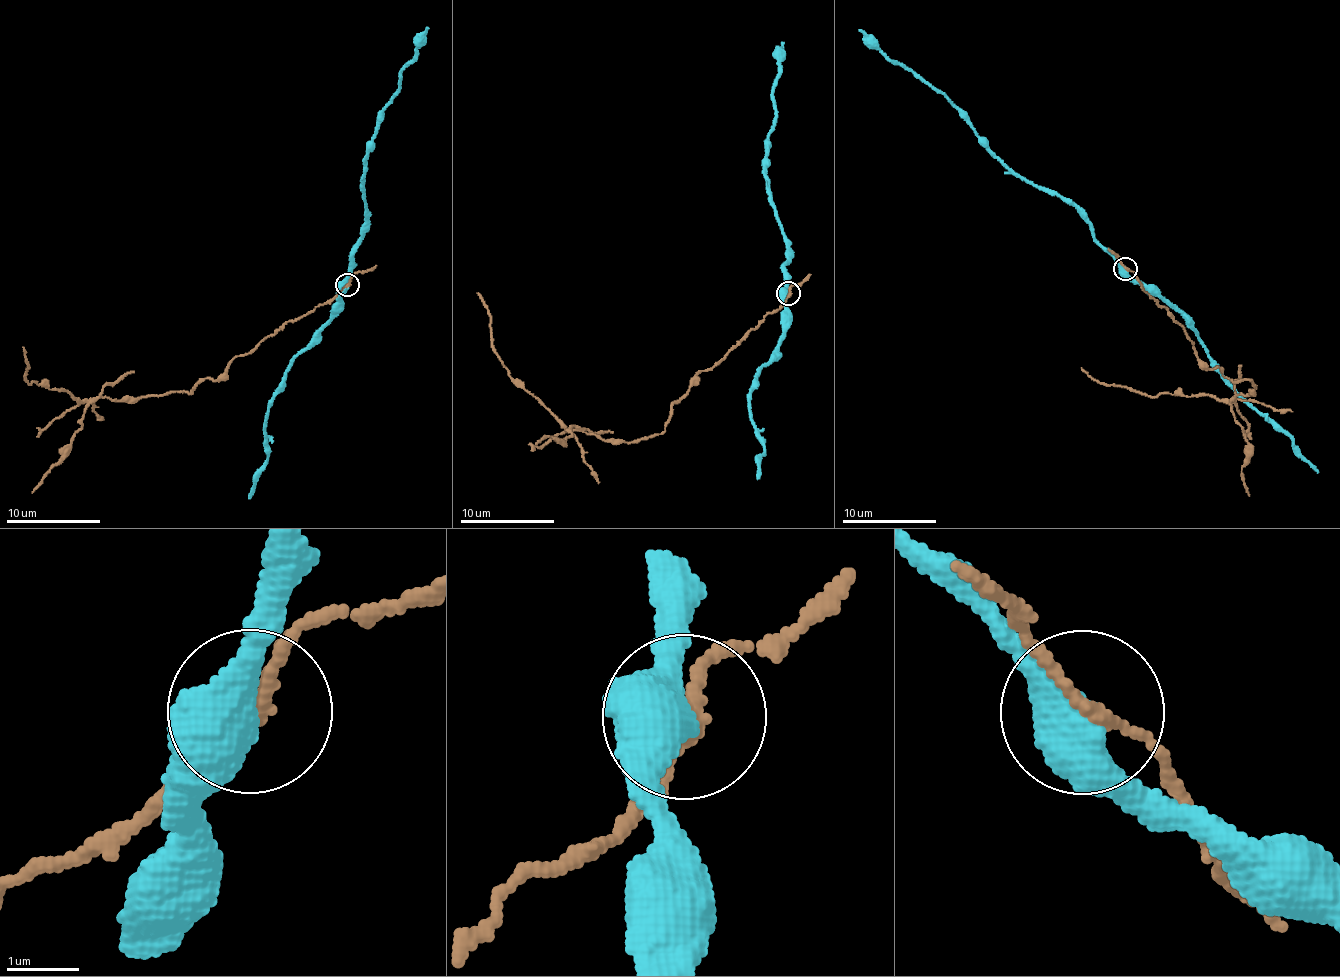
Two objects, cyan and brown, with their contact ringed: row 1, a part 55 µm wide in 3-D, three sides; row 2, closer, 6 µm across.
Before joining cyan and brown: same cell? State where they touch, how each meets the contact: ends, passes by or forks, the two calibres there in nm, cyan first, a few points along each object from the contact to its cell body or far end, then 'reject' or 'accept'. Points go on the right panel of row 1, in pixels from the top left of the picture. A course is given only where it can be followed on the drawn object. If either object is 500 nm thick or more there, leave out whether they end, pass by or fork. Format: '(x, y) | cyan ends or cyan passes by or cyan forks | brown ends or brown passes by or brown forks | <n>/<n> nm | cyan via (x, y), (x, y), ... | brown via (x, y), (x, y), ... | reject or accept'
(1125, 268) | cyan passes by | brown passes by | 480/170 nm | cyan via (1126, 269), (1095, 238), (1092, 226), (1071, 204), (1016, 176), (942, 93), (886, 58), (859, 29) | brown via (1126, 269), (1163, 305), (1208, 369), (1250, 379), (1254, 391), (1231, 401), (1152, 397), (1104, 385), (1082, 367) | reject

